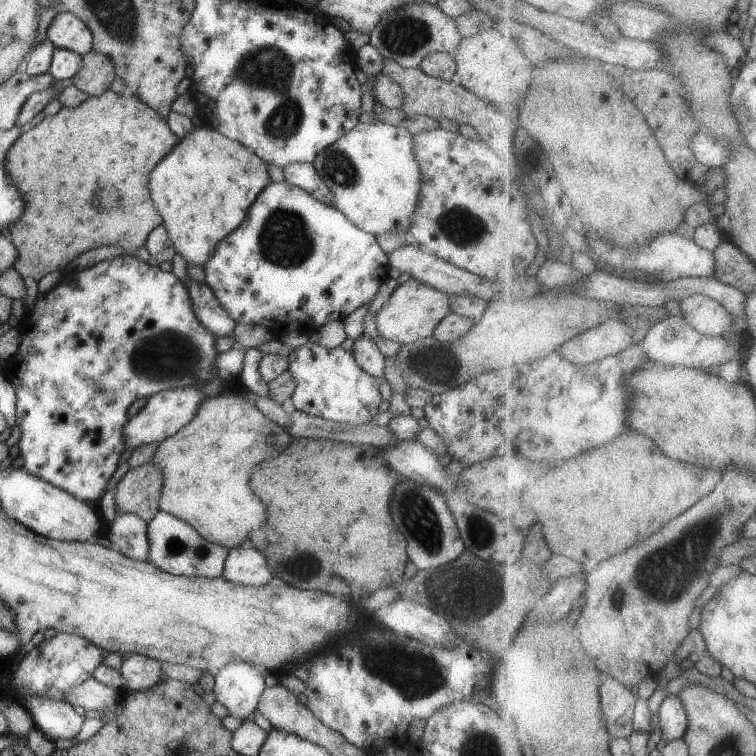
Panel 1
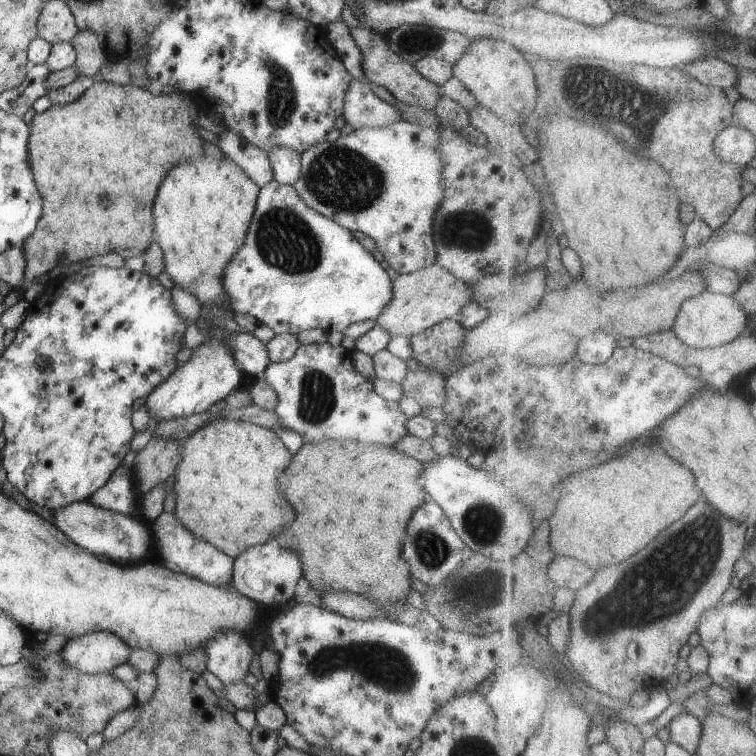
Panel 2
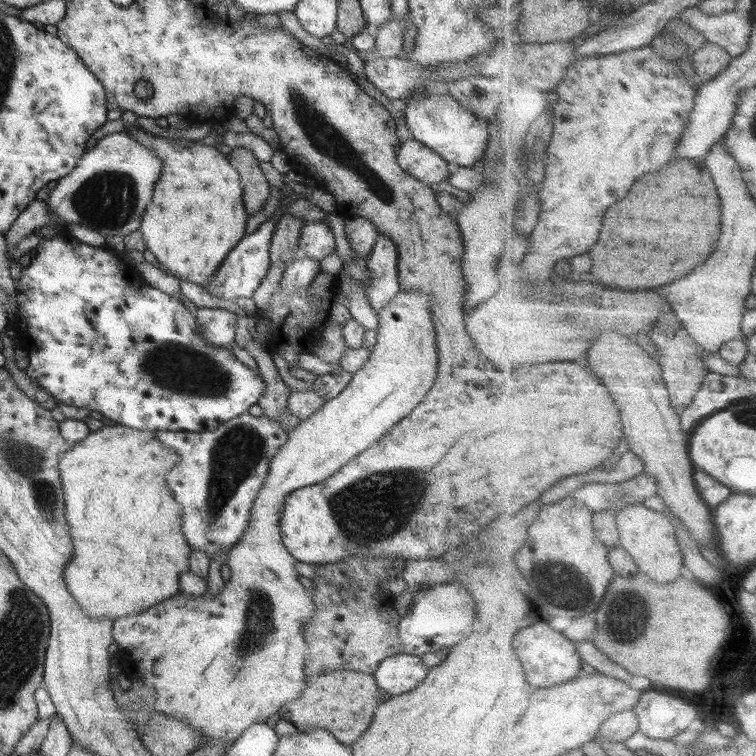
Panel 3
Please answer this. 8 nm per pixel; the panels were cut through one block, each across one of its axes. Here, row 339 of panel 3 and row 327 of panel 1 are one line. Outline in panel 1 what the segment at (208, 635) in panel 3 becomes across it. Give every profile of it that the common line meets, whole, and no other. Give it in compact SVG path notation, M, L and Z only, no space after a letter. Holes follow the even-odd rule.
M415 278L402 279L402 283L392 292L387 303L376 313L379 336L400 345L414 344L417 340L433 336L436 325L451 312L449 296L441 290L418 282Z

